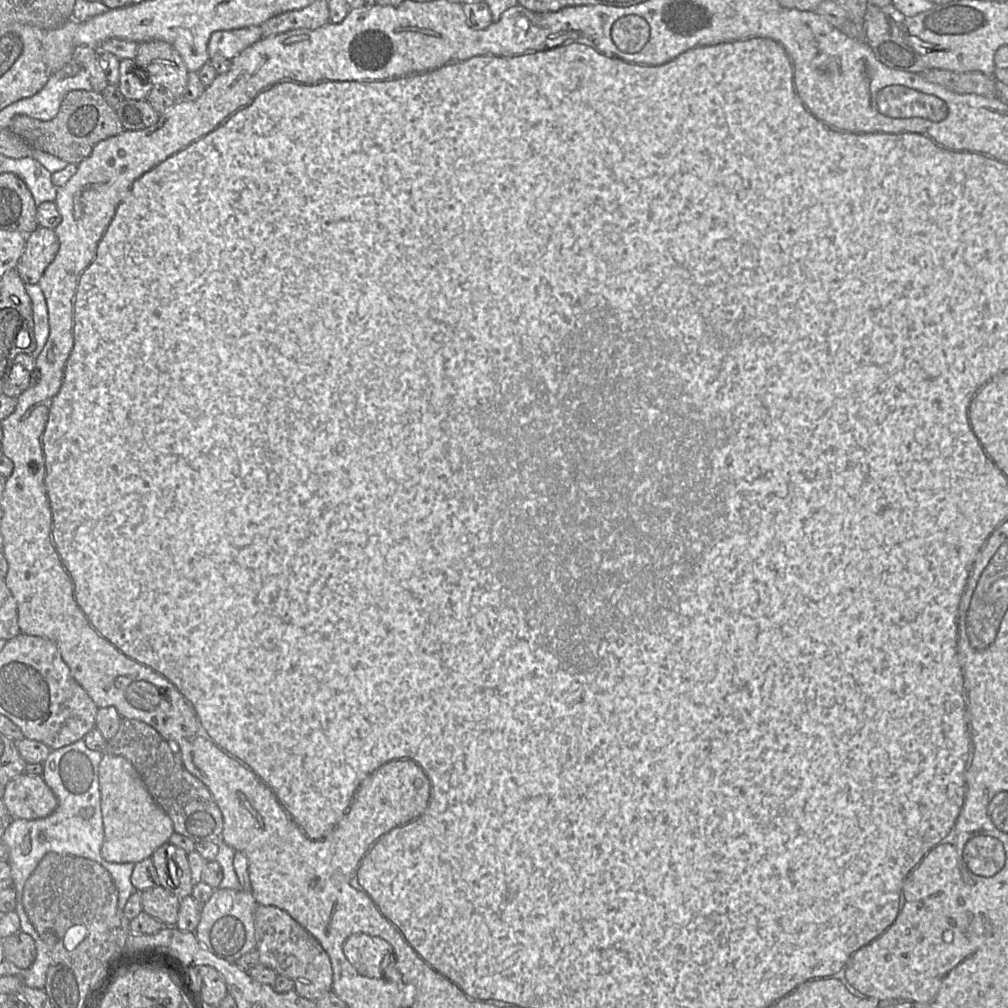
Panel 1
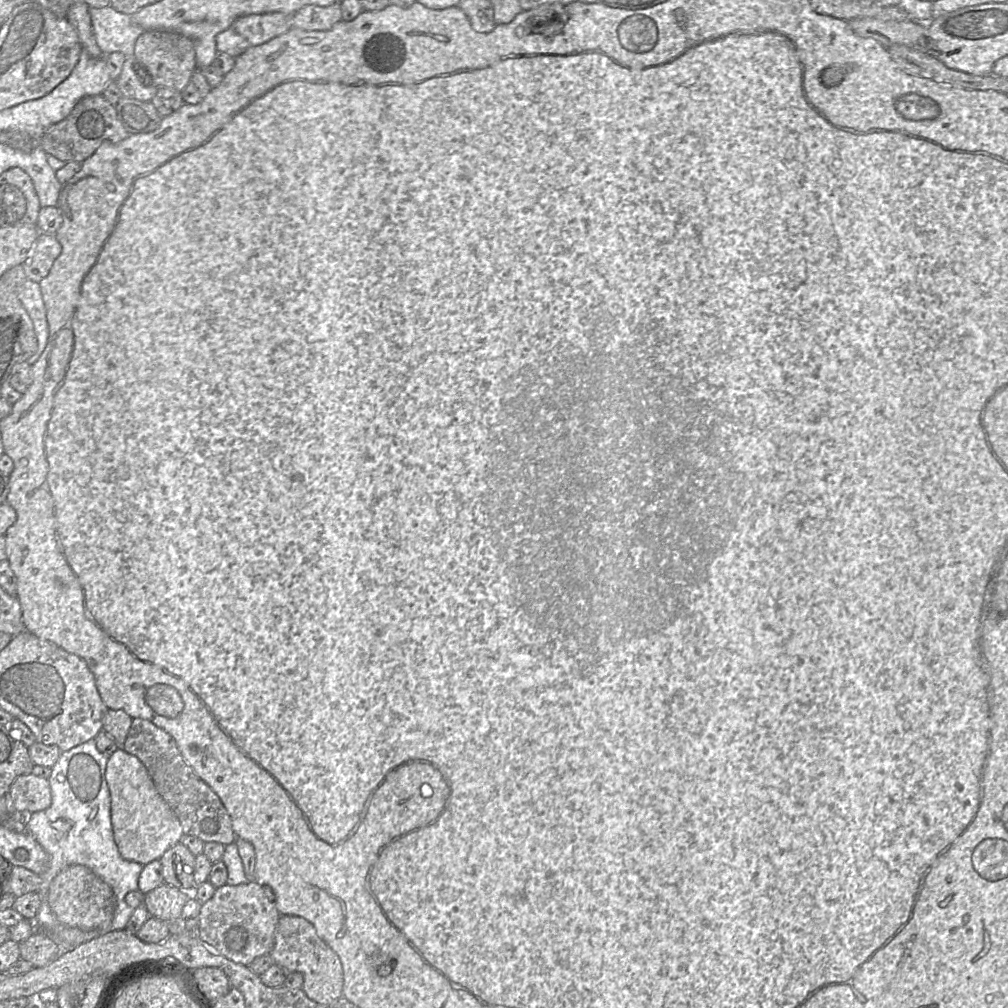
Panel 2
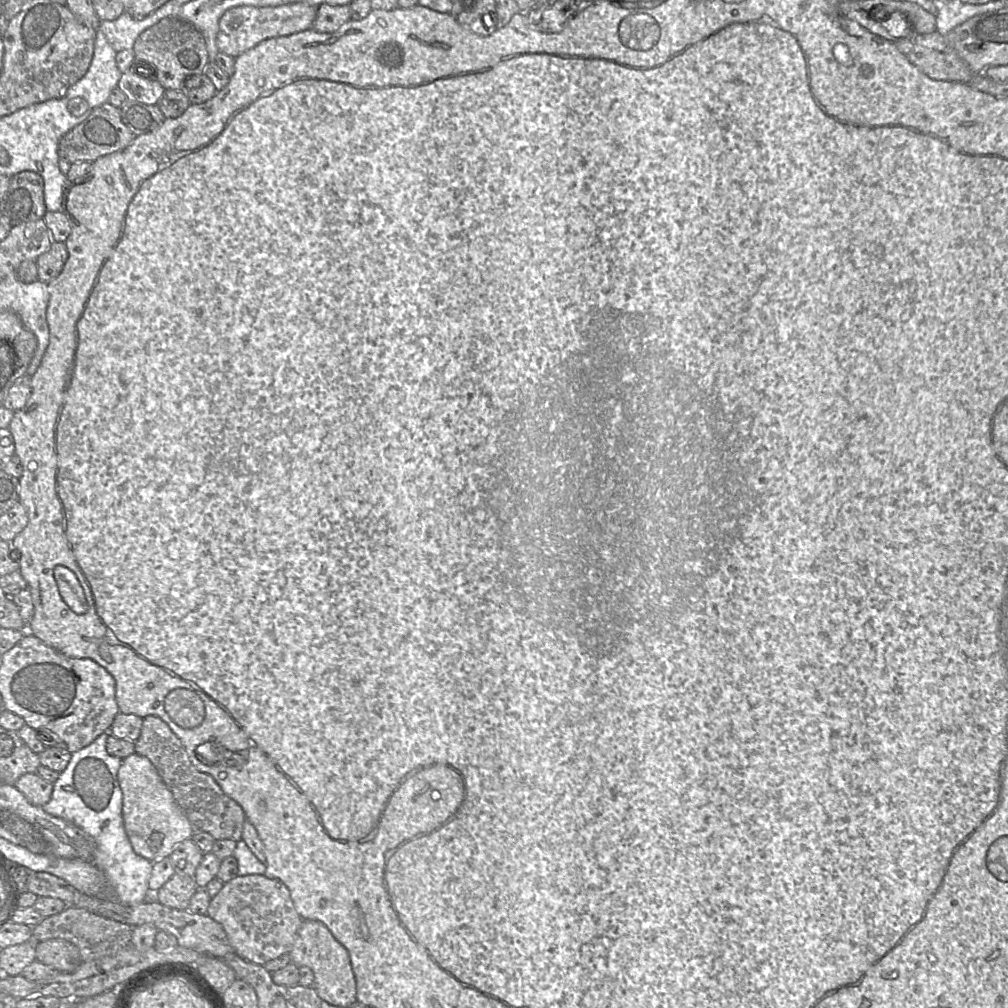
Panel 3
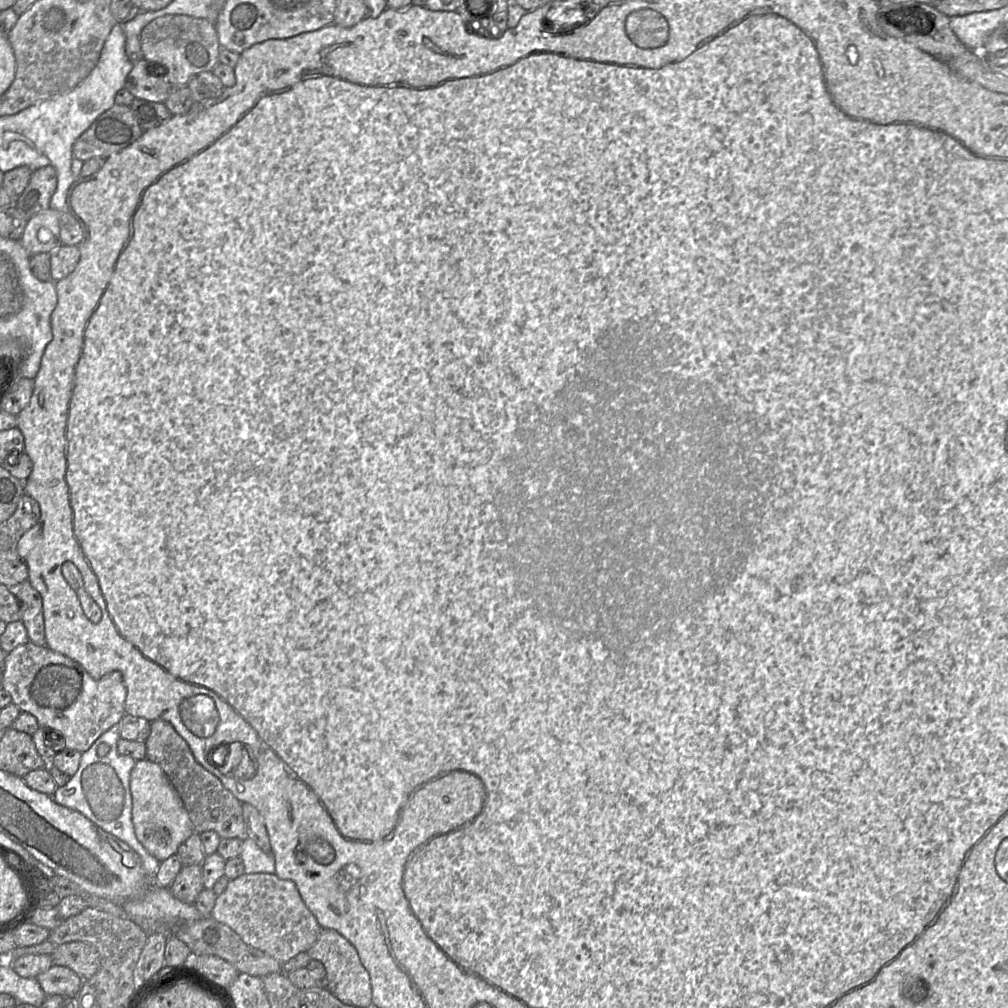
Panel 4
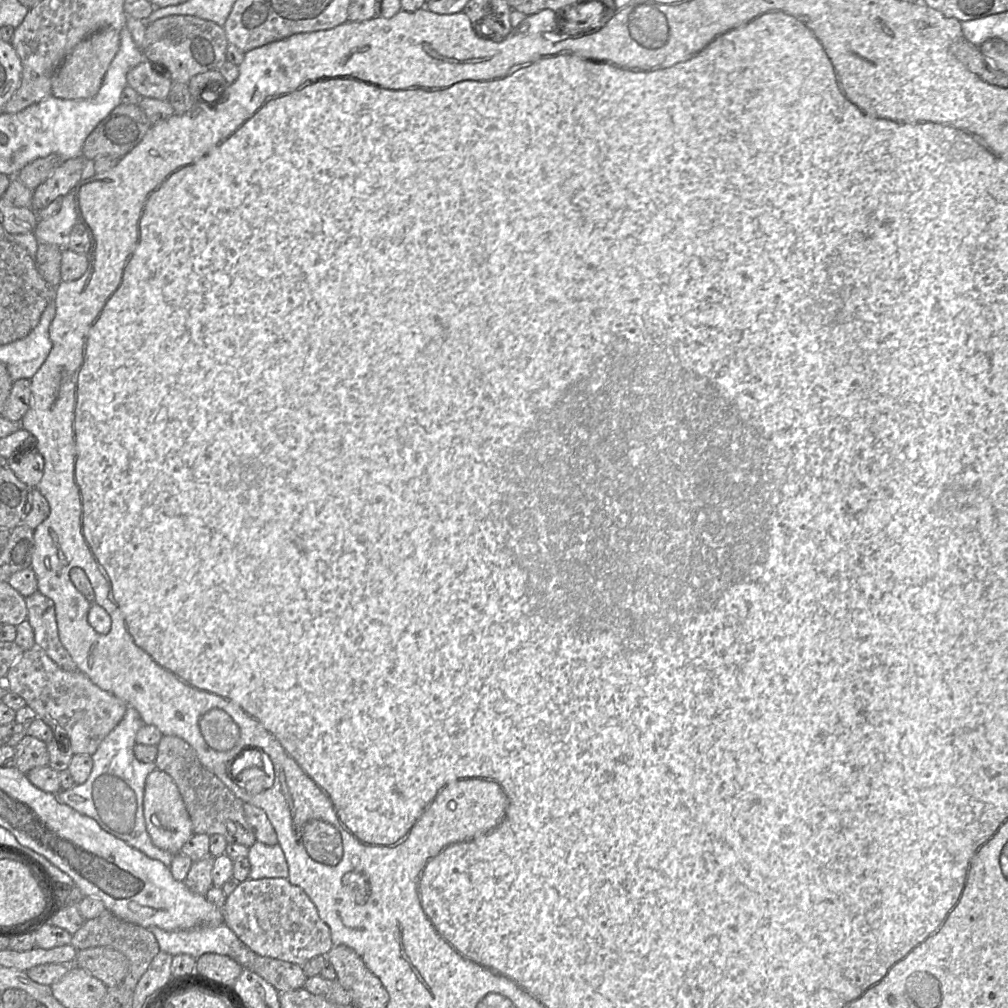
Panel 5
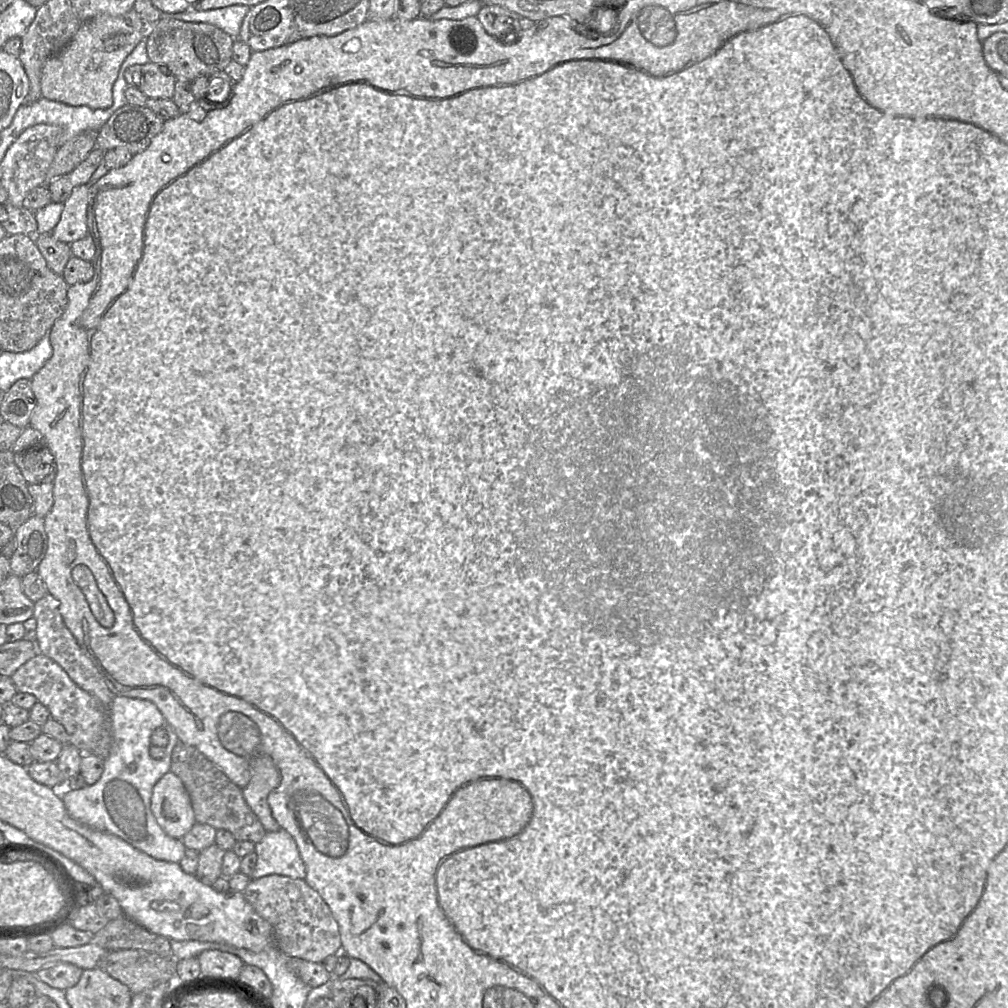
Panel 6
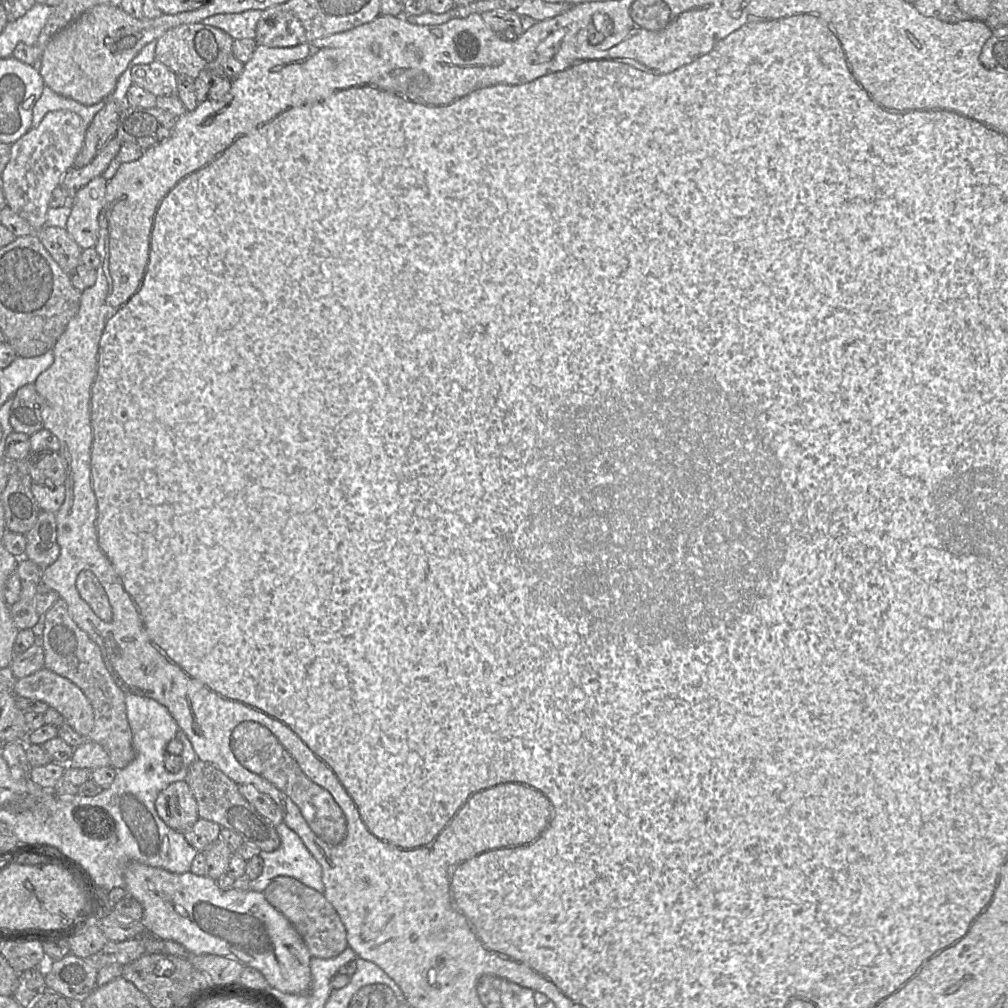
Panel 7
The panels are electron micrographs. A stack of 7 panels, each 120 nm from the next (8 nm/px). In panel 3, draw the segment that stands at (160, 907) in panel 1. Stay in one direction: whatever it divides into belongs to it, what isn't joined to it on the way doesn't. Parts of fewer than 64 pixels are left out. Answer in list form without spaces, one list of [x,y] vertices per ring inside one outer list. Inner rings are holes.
[[[175,873],[164,885],[152,894],[151,899],[162,905],[178,910],[186,910],[191,897],[198,890],[194,876]]]

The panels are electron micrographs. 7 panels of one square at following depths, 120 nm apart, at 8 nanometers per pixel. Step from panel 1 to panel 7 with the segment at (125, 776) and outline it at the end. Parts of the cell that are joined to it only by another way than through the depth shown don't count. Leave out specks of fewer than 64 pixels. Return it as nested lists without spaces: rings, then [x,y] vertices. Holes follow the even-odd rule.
[[[185,781],[173,782],[162,790],[155,808],[164,823],[176,831],[185,831],[199,819],[196,799]]]

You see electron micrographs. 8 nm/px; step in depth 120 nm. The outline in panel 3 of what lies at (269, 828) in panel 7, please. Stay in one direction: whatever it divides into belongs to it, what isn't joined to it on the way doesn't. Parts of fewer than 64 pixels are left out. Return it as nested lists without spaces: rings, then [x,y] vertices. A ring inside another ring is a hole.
[[[153,715],[143,718],[140,736],[135,741],[135,753],[147,757],[154,765],[194,832],[209,833],[215,840],[242,840],[246,821],[242,807],[223,792],[212,776],[195,768],[180,739],[161,718]]]

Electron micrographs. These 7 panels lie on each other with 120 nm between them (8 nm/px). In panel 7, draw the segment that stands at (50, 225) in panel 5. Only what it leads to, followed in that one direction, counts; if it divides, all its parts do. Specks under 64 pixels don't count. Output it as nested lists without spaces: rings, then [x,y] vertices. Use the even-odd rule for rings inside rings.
[[[101,175],[92,179],[72,197],[72,211],[66,230],[74,241],[87,249],[96,247],[99,239],[99,215],[108,181]]]

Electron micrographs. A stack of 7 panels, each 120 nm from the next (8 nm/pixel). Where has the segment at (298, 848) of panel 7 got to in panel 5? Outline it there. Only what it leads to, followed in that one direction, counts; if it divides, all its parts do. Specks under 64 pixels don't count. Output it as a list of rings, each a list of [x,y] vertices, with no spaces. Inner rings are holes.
[[[256,840],[249,848],[247,858],[251,865],[249,879],[288,879],[288,864],[279,844],[269,846]]]

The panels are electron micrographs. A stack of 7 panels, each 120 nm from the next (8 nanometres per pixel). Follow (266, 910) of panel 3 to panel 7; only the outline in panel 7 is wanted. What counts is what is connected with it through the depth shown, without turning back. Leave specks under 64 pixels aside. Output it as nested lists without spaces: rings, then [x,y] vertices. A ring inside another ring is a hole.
[[[290,876],[273,878],[262,893],[268,903],[292,924],[312,957],[333,958],[348,947],[345,926],[324,894]]]

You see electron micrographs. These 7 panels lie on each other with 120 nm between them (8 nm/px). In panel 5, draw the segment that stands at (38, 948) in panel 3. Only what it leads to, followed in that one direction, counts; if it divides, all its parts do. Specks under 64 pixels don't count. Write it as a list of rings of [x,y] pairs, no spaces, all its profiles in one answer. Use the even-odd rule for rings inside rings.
[[[111,947],[78,950],[74,966],[85,969],[107,987],[120,984],[129,972],[127,958]]]

